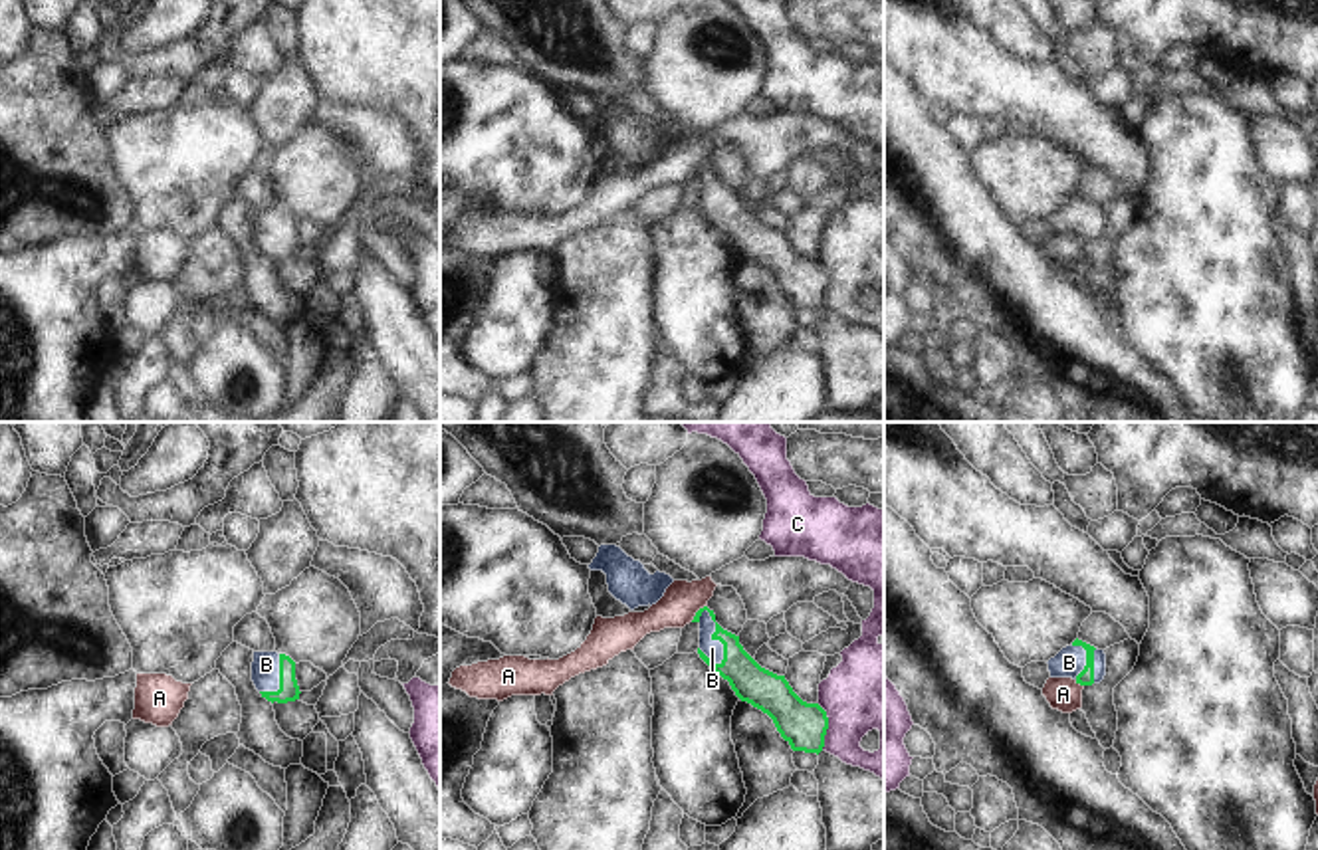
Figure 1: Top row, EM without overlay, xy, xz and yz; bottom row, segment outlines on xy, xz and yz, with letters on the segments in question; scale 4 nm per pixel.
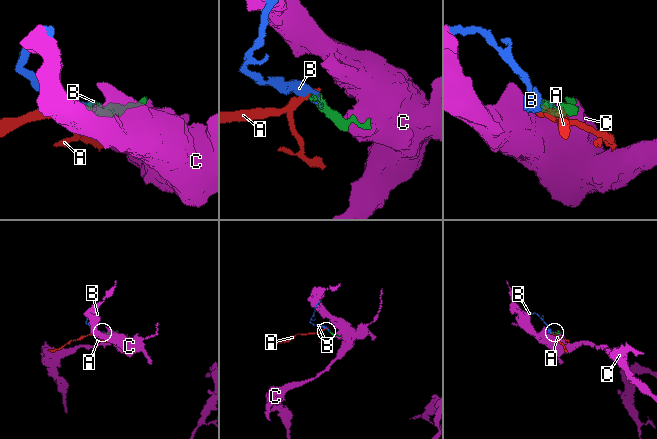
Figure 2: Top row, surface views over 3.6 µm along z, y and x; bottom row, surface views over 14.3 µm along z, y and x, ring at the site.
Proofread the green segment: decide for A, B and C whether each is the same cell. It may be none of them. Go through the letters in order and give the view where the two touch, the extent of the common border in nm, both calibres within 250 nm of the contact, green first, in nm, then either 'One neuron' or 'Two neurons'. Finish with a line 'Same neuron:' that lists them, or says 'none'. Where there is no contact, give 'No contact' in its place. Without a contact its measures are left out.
A: Touches green in xz. Shared border 100 nm. Thickness 110 nm (green) against 150 nm. Two neurons
B: Touches green in xz. Shared border 240 nm. Thickness 160 nm (green) against 80 nm. One neuron
C: Touches green in xz. Shared border 200 nm. Thickness 180 nm (green) against 340 nm. Two neurons
Same neuron: B

